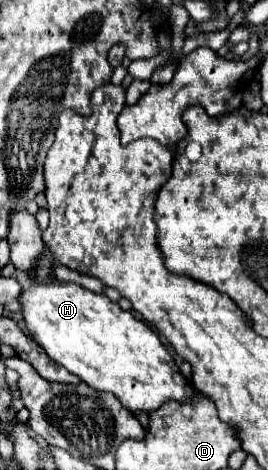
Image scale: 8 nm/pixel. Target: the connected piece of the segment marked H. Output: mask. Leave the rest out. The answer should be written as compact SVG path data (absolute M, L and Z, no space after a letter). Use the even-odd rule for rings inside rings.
M33 282L27 290L21 294L21 306L23 306L23 318L27 324L27 330L31 338L45 348L47 356L55 360L57 364L65 366L71 374L79 376L87 386L95 390L105 390L115 394L127 410L135 412L153 412L159 406L163 406L169 400L175 402L189 402L189 398L195 396L195 384L189 376L185 376L175 360L171 358L167 346L161 342L159 334L143 320L137 320L131 312L123 312L117 302L111 302L103 294L93 294L81 286L75 284L63 284L63 282L47 282L39 284Z

